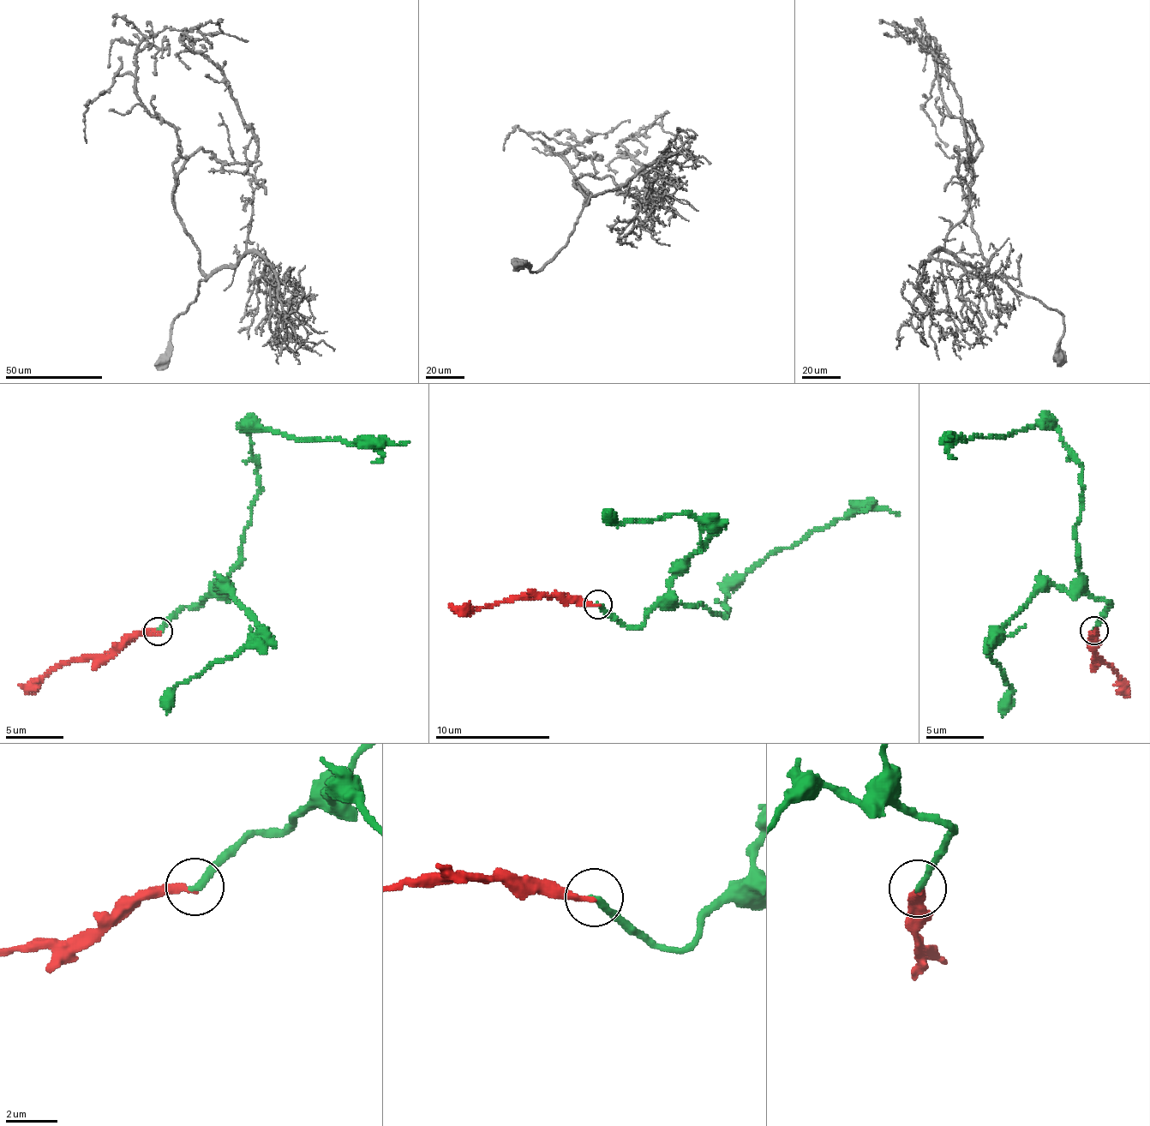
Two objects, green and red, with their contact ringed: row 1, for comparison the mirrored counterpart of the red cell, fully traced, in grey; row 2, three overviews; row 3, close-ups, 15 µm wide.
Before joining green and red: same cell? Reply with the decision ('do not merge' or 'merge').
do not merge

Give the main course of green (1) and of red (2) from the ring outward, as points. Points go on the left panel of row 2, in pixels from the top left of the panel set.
1: (157, 631), (198, 607), (242, 556), (260, 476), (247, 432), (409, 442)
2: (157, 631), (131, 635), (102, 655), (82, 655), (50, 670), (30, 685), (19, 685)

